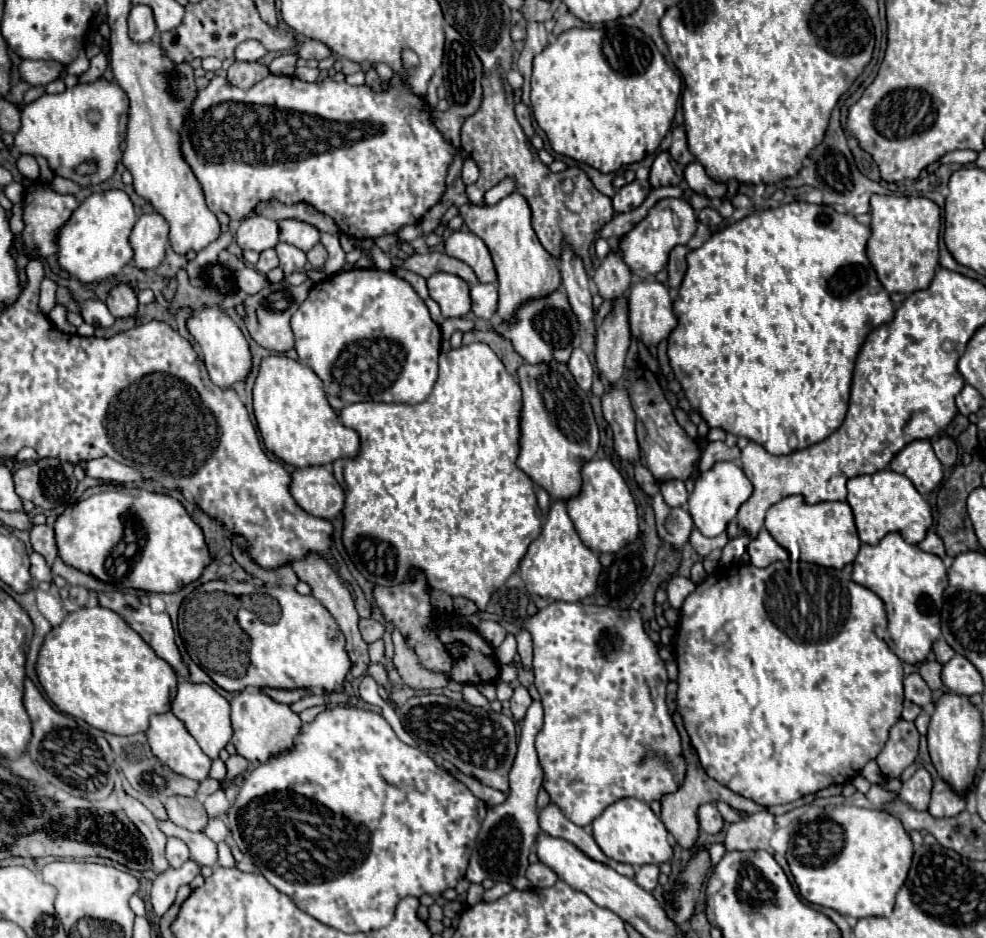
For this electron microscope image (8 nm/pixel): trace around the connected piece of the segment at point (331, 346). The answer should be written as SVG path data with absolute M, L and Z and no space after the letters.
M343 270L317 282L307 300L291 318L295 334L295 350L299 360L323 380L325 392L353 402L403 402L419 404L429 394L437 380L437 358L441 346L441 330L431 320L425 302L413 286L393 272L383 270Z

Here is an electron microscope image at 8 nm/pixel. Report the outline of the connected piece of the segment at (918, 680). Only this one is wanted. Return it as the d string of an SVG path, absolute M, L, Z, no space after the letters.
M909 674L905 680L903 680L903 686L905 686L905 698L911 700L913 704L919 704L921 708L929 710L931 704L933 704L933 698L931 698L931 688L927 686L927 682L921 678L921 674Z

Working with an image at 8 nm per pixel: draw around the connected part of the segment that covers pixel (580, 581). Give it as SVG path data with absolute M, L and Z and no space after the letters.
M553 502L551 508L549 508L549 514L547 514L547 522L545 522L545 526L543 526L539 538L535 538L535 540L531 542L531 546L529 546L527 554L525 554L525 558L523 558L521 564L519 564L519 576L521 576L523 584L525 584L525 590L527 590L529 594L537 594L537 596L541 596L541 598L545 598L545 600L581 602L583 598L591 596L591 594L597 590L597 578L599 578L599 574L601 574L601 562L599 562L597 554L595 554L593 550L589 550L589 548L581 542L581 538L579 538L579 534L577 534L575 526L573 526L573 522L571 522L571 518L569 518L569 514L567 514L565 502Z

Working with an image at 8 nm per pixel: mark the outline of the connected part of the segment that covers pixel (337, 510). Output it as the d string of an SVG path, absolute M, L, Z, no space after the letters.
M309 466L293 472L291 494L295 502L311 516L333 520L343 514L345 494L331 468Z

